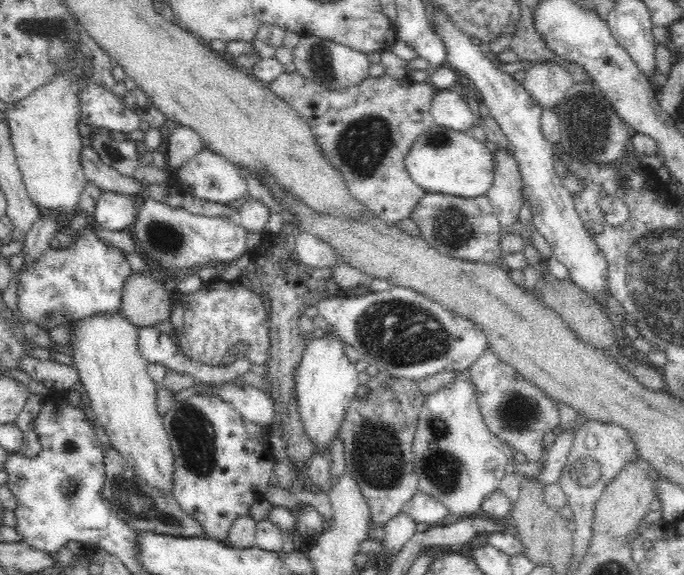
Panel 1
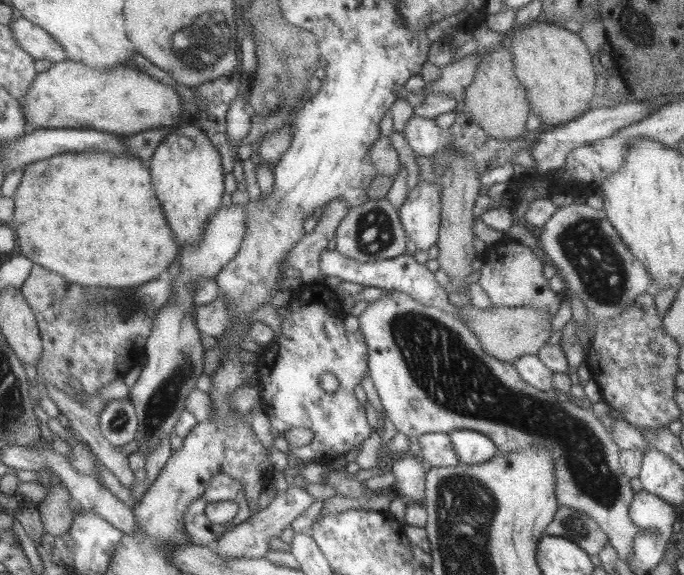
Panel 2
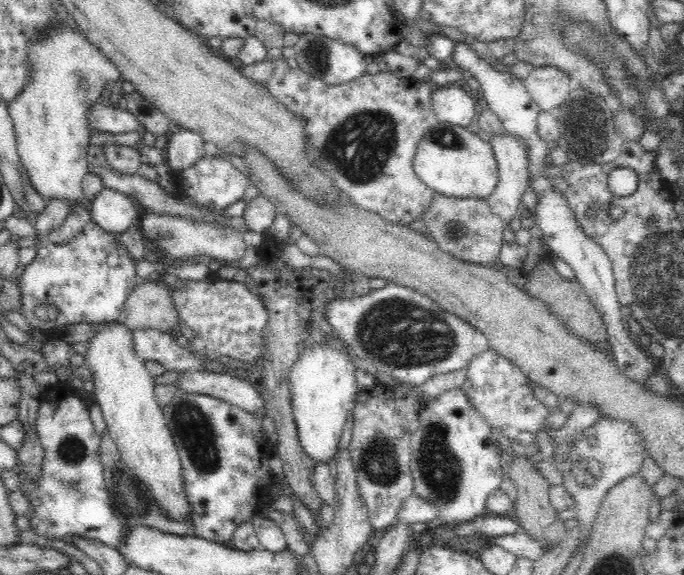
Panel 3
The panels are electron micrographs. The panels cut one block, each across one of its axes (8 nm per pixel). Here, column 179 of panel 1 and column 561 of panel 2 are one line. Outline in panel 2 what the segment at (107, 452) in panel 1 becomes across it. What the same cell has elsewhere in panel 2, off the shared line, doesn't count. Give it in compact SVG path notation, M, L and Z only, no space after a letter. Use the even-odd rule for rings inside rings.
M558 506L553 519L545 527L544 534L571 540L588 555L599 554L608 542L606 534L593 519L565 506Z

